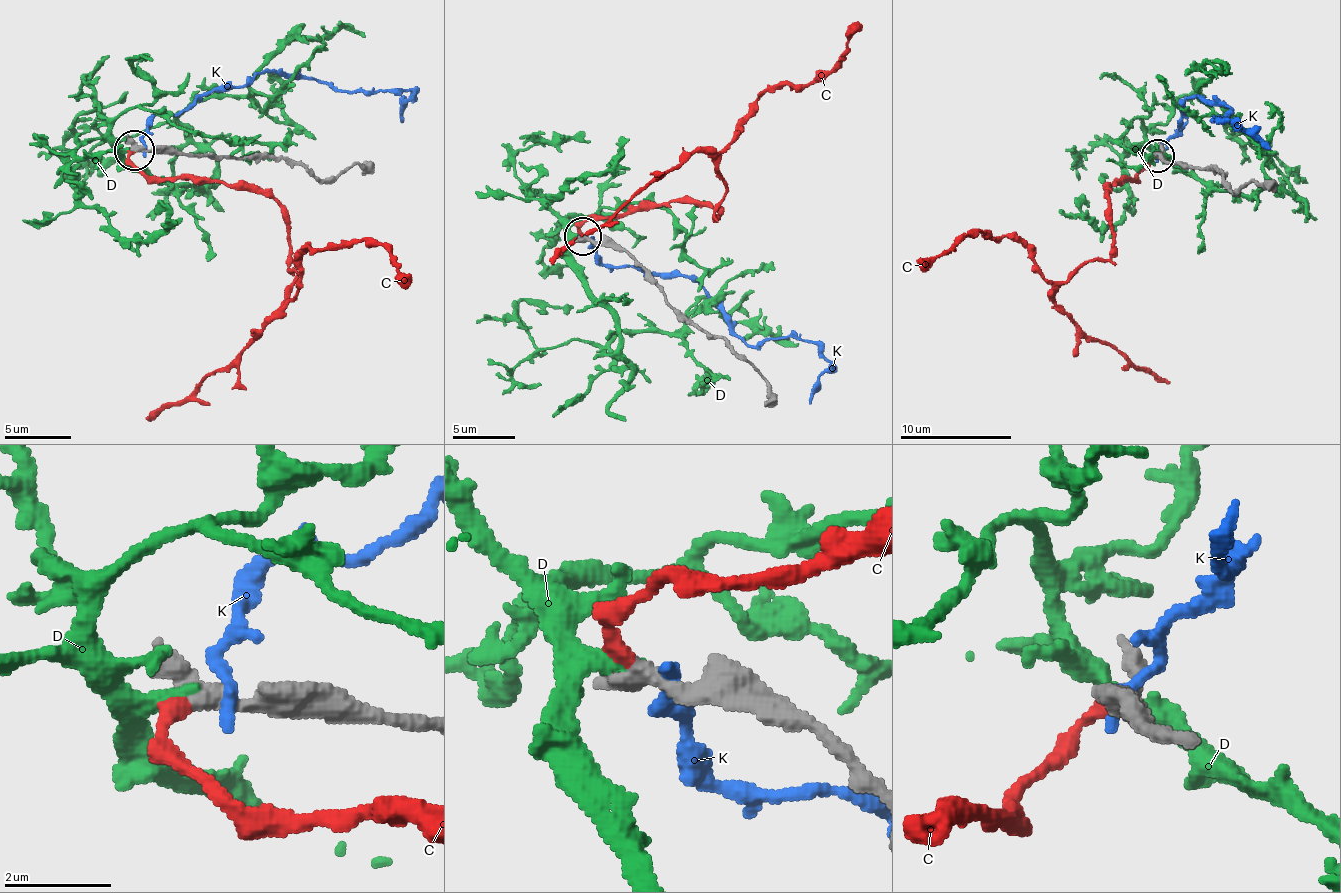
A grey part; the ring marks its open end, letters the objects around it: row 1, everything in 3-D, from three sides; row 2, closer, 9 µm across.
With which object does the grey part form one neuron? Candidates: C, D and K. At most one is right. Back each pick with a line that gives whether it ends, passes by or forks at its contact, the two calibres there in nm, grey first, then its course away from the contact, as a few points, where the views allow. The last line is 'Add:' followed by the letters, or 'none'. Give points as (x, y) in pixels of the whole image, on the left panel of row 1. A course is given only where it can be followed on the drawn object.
C: it ends there; 320 nm thick on the grey side, 280 nm on the other; it runs (135, 149), (151, 177), (259, 186), (287, 225), (288, 298), (306, 248), (382, 244), (406, 277)
Add: C

